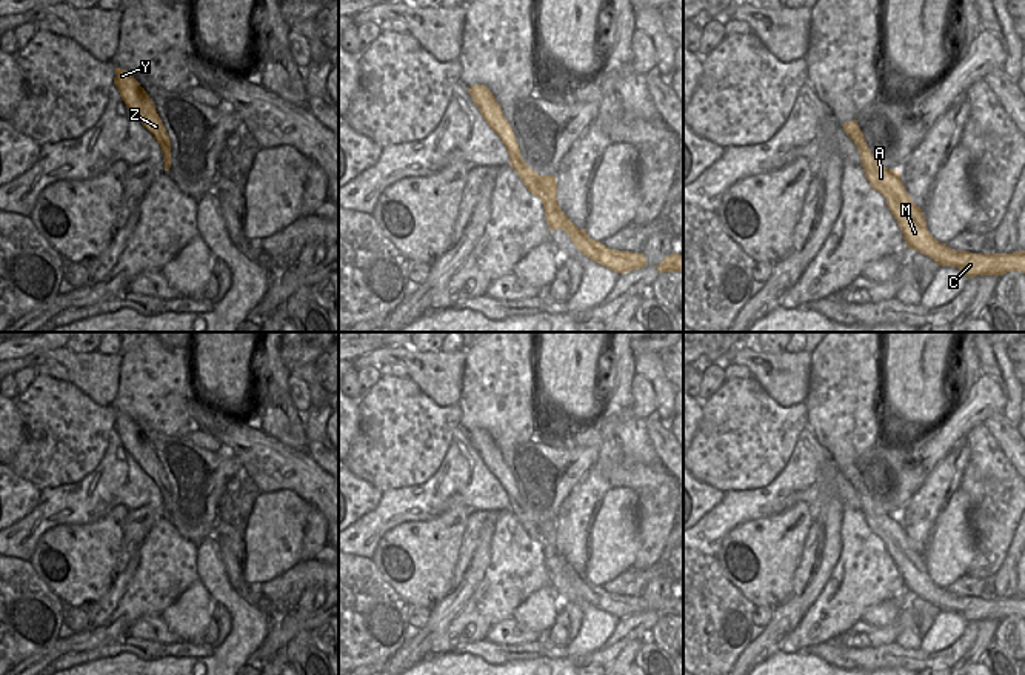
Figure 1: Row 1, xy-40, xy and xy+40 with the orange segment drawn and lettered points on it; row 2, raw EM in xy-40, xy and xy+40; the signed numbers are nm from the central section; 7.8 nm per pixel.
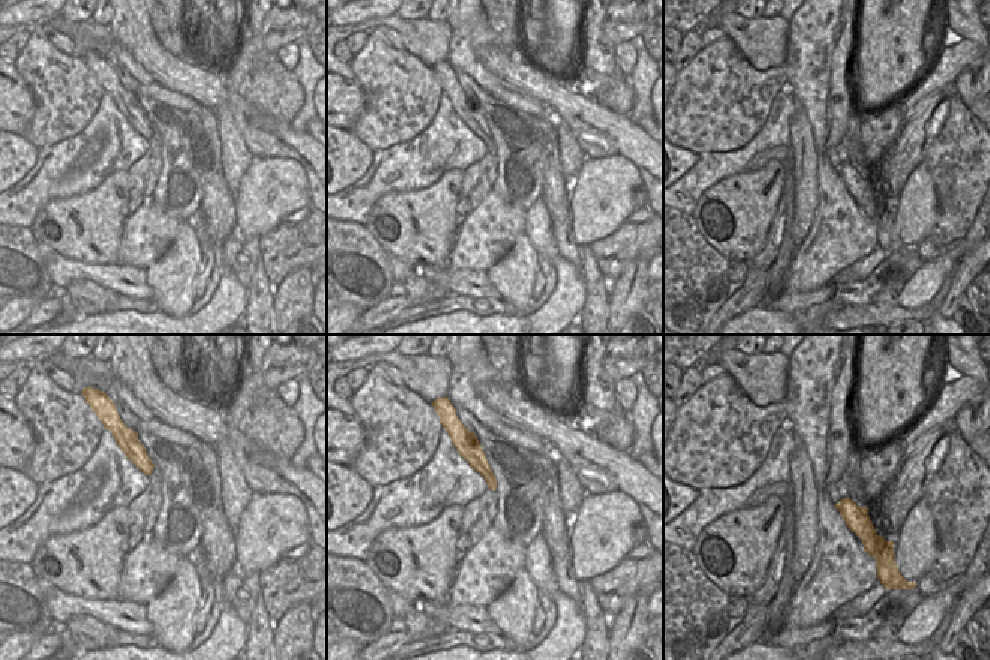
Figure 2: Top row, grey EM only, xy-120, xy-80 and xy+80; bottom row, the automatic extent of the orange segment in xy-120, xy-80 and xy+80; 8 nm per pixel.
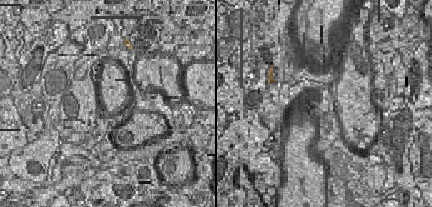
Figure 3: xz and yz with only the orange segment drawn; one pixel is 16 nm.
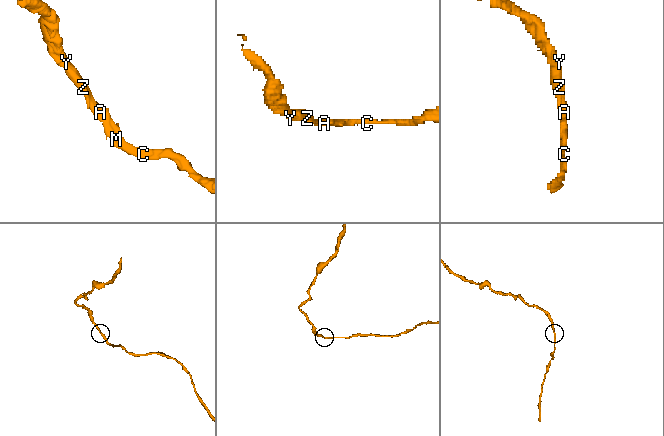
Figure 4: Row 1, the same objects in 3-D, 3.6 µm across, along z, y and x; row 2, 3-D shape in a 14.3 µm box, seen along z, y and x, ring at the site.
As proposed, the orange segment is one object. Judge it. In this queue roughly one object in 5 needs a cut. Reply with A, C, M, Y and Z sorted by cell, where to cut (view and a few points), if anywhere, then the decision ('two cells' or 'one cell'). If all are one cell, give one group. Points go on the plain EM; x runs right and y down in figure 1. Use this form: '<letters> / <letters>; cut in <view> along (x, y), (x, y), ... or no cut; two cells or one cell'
A C M Y Z; no cut; one cell

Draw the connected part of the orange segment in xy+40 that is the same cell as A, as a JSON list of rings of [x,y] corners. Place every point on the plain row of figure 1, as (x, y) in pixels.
[[[857,464],[845,466],[843,475],[859,492],[860,510],[871,532],[886,543],[890,557],[897,564],[908,592],[933,603],[939,610],[960,613],[968,623],[976,620],[1003,620],[1011,615],[1025,618],[1025,595],[1013,598],[973,598],[970,595],[954,595],[945,587],[939,587],[928,575],[923,554],[914,549],[903,532],[899,514],[888,514],[879,507],[857,469]]]

